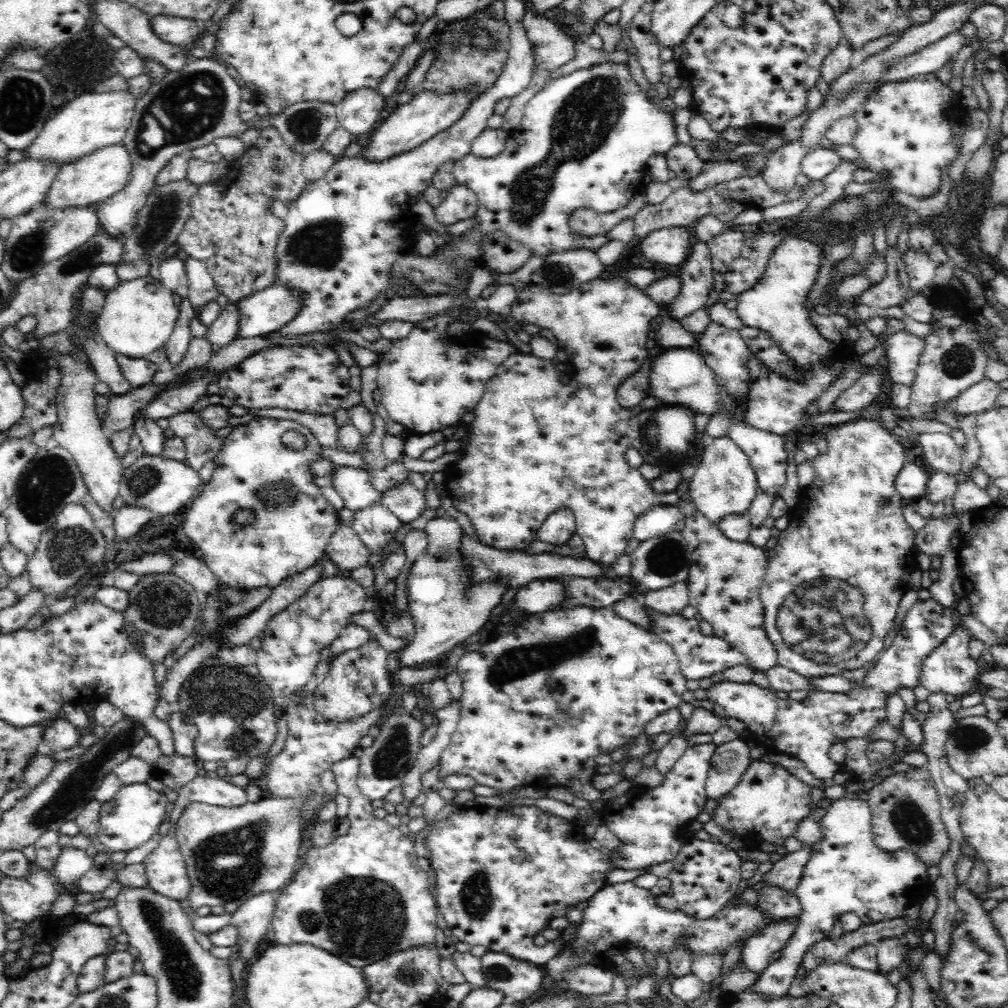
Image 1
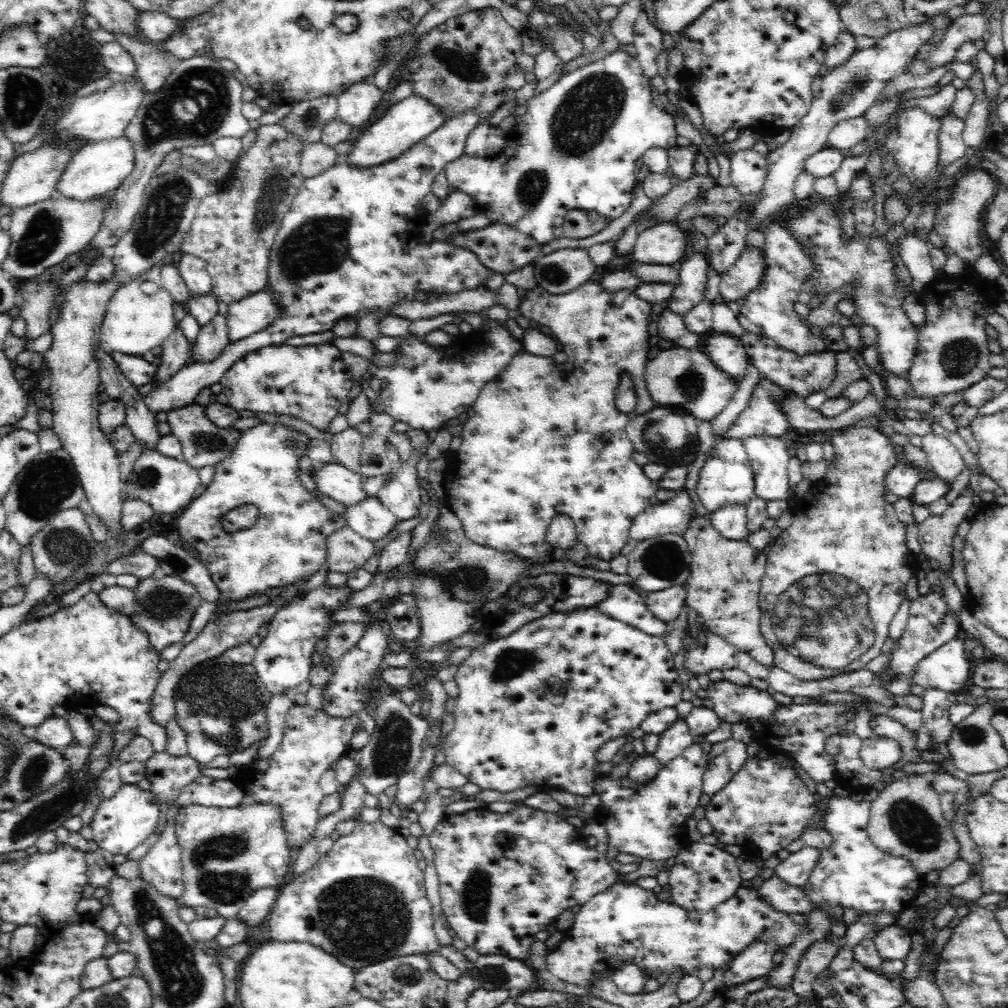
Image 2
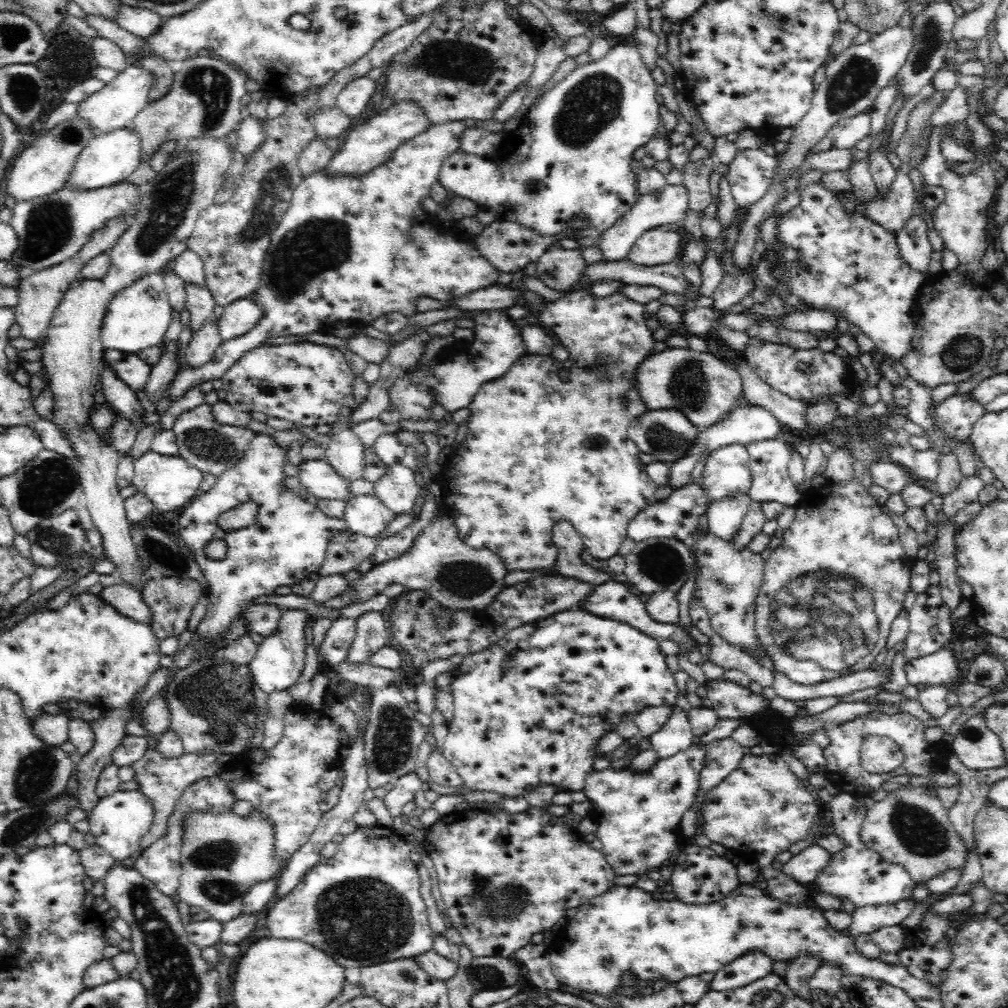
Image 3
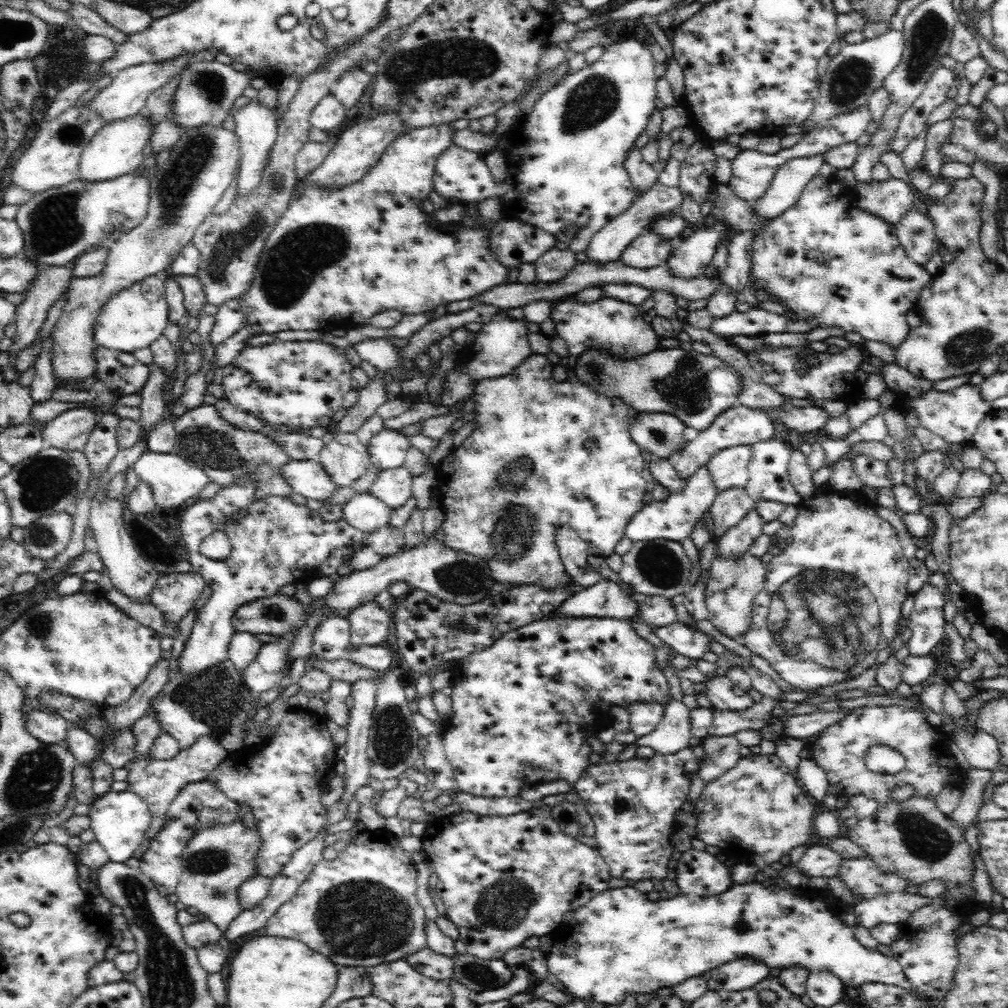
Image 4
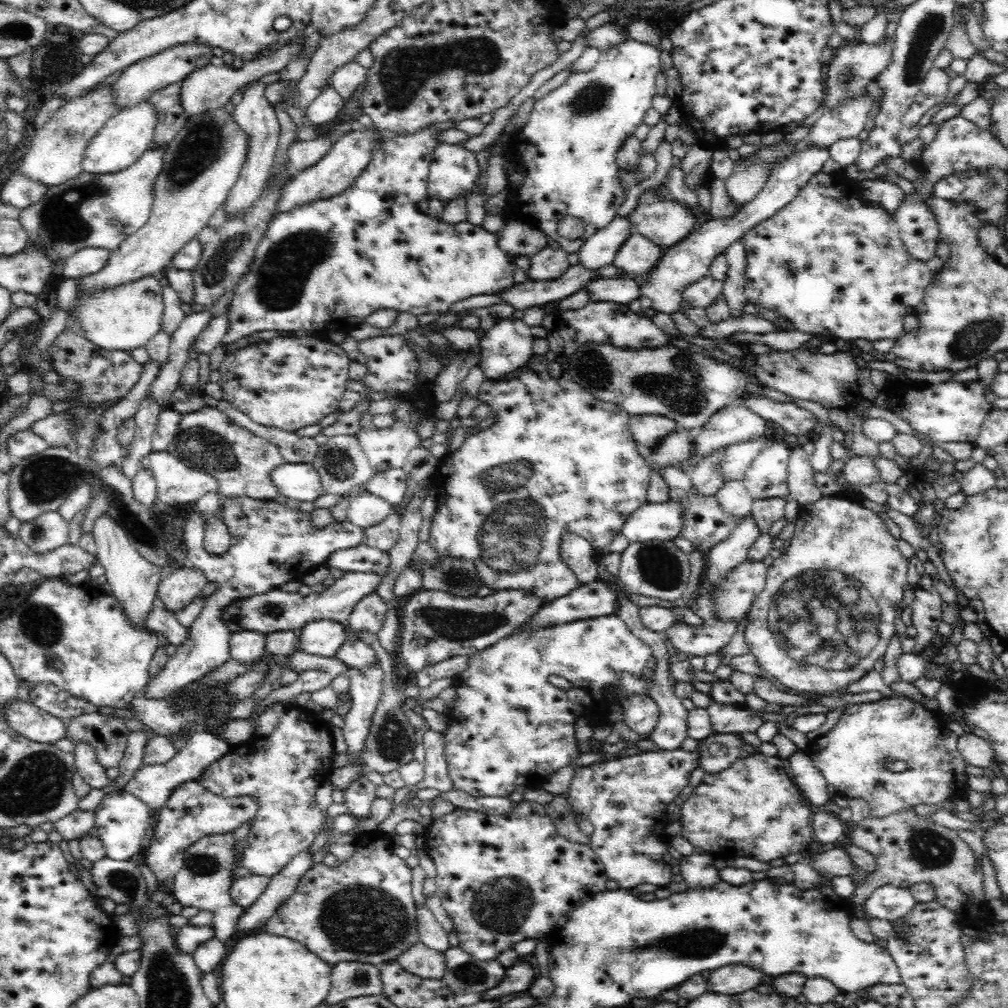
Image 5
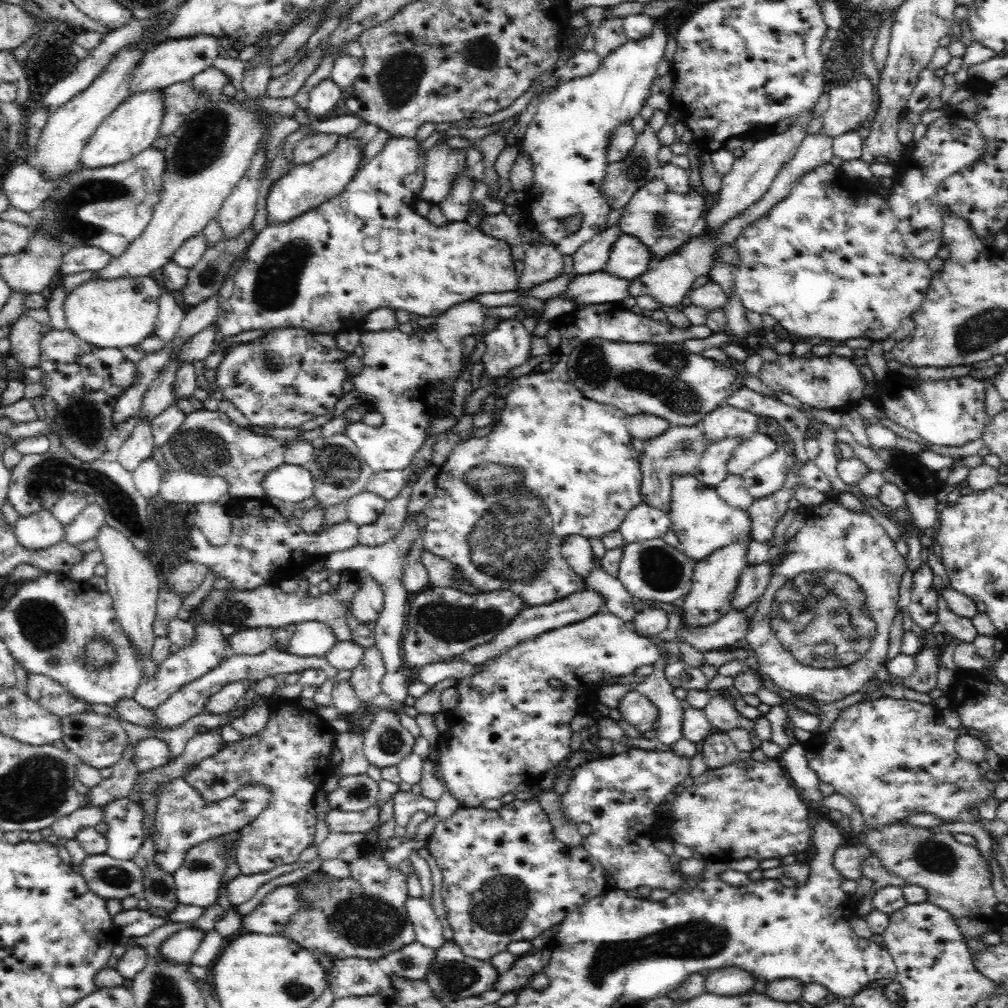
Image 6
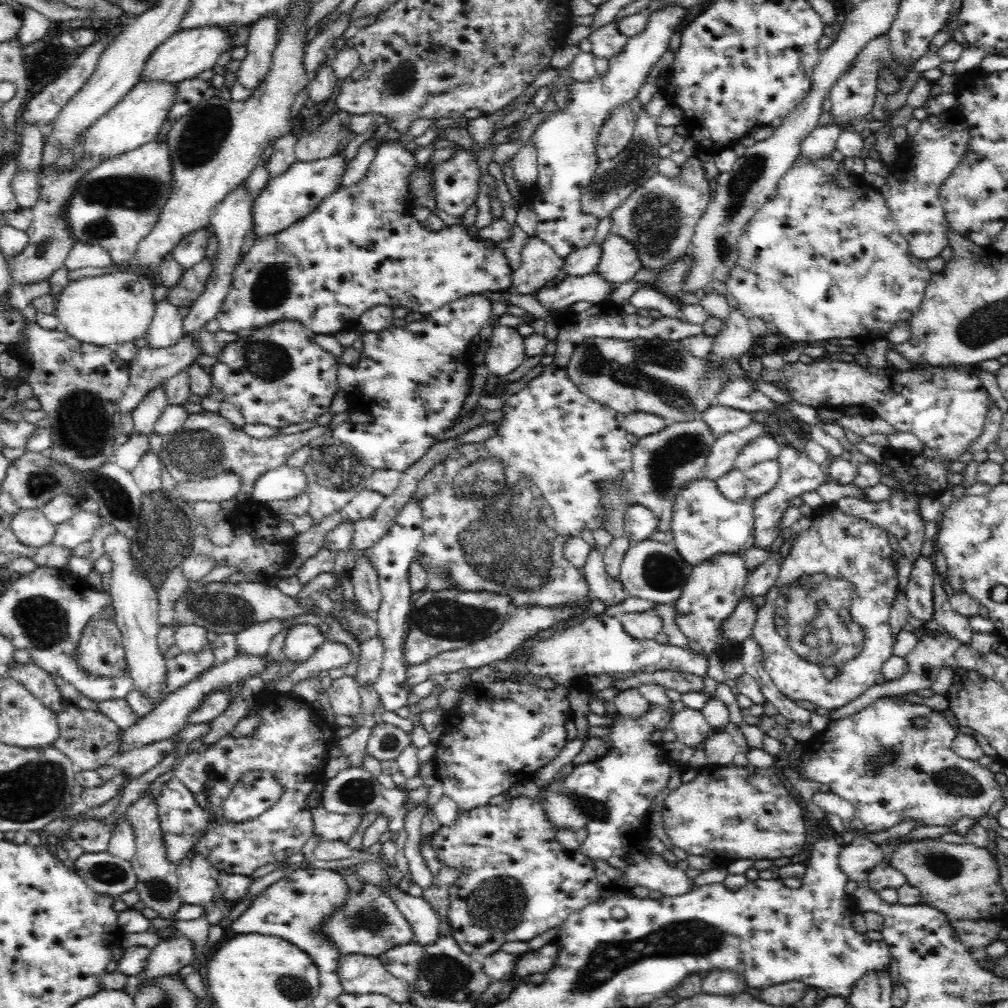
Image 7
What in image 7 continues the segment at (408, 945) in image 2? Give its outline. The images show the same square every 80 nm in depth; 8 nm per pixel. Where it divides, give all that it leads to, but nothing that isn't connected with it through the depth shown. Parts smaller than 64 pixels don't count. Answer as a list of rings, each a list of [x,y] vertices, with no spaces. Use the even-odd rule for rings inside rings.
[[[363,884],[359,894],[347,892],[343,907],[331,914],[323,924],[323,933],[337,946],[340,954],[365,954],[375,958],[394,947],[411,942],[413,933],[410,923],[398,911],[390,897],[382,893],[380,887]]]

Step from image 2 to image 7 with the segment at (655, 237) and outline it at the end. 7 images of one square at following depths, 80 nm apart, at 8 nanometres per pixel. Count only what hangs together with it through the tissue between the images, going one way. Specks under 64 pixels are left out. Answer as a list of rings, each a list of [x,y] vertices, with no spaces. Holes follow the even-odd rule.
[[[609,234],[600,246],[600,263],[594,274],[603,282],[614,286],[629,282],[641,269],[635,247],[624,238]]]

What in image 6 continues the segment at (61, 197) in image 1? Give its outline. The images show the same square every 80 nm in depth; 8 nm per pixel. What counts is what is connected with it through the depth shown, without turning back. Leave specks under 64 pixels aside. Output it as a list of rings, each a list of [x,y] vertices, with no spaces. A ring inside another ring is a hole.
[[[158,88],[158,90],[142,90],[125,98],[114,112],[96,126],[90,138],[87,138],[81,152],[82,164],[88,168],[114,166],[152,146],[154,140],[159,137],[159,128],[165,113],[164,94],[165,90]]]

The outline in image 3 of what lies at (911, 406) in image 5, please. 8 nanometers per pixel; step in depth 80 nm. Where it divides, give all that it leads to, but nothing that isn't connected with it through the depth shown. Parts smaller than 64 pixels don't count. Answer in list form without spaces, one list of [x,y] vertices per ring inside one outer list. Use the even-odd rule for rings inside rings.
[[[957,391],[944,400],[935,403],[931,398],[927,406],[936,429],[948,440],[966,442],[969,440],[974,423],[987,413],[984,404],[980,404],[972,391]]]

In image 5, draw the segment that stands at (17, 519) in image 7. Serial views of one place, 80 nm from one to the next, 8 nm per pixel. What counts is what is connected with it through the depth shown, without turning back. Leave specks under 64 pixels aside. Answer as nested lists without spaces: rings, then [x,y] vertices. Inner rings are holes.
[[[58,511],[42,512],[22,522],[16,537],[30,550],[42,554],[69,542],[69,525]]]

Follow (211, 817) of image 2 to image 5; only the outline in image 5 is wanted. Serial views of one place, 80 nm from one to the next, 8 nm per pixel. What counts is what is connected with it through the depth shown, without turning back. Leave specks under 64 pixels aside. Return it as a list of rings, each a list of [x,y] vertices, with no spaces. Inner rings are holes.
[[[214,834],[214,836],[206,836],[196,841],[184,855],[184,866],[174,876],[173,897],[175,902],[180,902],[182,906],[193,906],[200,910],[208,910],[214,914],[213,926],[216,938],[220,938],[226,943],[237,932],[237,922],[242,916],[243,910],[239,909],[237,904],[232,902],[230,897],[230,884],[232,884],[232,866],[234,866],[234,838],[230,834]]]

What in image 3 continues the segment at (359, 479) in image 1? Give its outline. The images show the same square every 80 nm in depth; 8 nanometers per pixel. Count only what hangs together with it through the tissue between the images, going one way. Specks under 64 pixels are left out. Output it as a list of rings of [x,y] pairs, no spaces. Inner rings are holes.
[[[323,458],[302,460],[296,466],[299,484],[316,499],[348,501],[350,483],[342,479]]]

